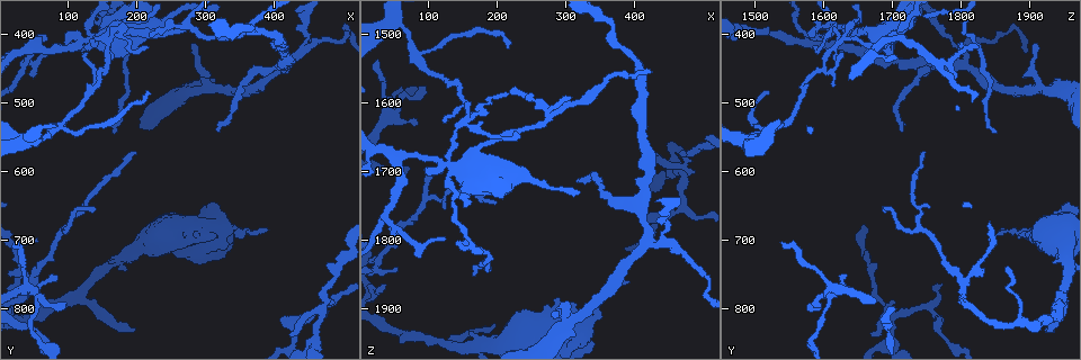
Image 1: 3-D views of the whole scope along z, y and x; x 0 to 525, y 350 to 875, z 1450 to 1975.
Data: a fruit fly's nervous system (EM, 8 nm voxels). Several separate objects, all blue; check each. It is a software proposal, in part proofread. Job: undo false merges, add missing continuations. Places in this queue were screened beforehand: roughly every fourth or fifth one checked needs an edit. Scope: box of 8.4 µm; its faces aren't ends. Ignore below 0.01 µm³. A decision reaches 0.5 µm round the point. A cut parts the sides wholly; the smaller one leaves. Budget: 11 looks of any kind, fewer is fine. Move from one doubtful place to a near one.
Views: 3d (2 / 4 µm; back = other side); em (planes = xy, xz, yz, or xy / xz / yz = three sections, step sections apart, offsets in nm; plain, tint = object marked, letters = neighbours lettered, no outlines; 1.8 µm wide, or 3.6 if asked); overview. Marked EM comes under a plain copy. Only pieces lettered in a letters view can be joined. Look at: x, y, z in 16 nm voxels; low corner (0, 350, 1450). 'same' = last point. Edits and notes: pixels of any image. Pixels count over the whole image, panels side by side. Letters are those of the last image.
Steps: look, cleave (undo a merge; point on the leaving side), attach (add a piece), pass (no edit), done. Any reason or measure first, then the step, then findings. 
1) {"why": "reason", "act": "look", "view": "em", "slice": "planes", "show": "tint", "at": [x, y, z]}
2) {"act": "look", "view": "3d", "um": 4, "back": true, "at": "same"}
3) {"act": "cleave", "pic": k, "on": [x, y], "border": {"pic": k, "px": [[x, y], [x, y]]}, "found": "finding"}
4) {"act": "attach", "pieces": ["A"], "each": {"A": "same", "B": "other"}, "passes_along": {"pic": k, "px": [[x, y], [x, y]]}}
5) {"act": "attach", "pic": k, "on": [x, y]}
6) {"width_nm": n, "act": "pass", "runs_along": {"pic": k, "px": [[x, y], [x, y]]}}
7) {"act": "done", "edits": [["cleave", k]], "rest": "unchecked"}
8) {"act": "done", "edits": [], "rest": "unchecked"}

{"why": "thick turns thin", "act": "look", "view": "em", "um": 3.6, "slice": "xz", "step": 8, "show": "tint", "at": [40, 775, 1620]}

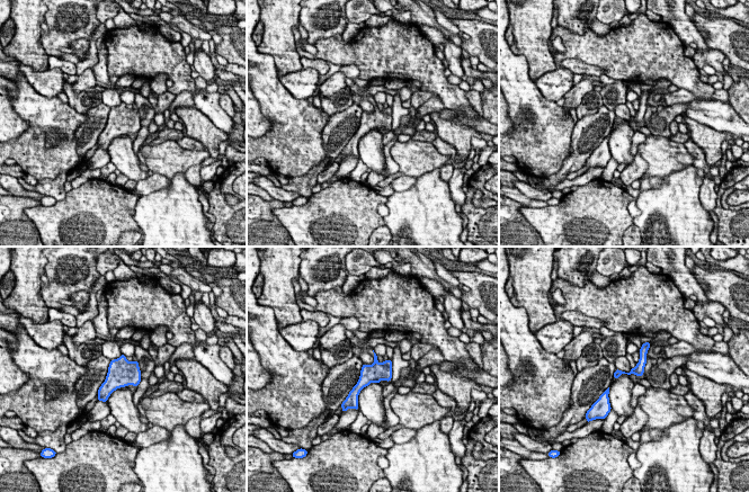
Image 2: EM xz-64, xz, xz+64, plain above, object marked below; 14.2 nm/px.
{"why": "another direction", "act": "look", "view": "em", "um": 3.6, "slice": "planes", "show": "letters", "at": "same"}

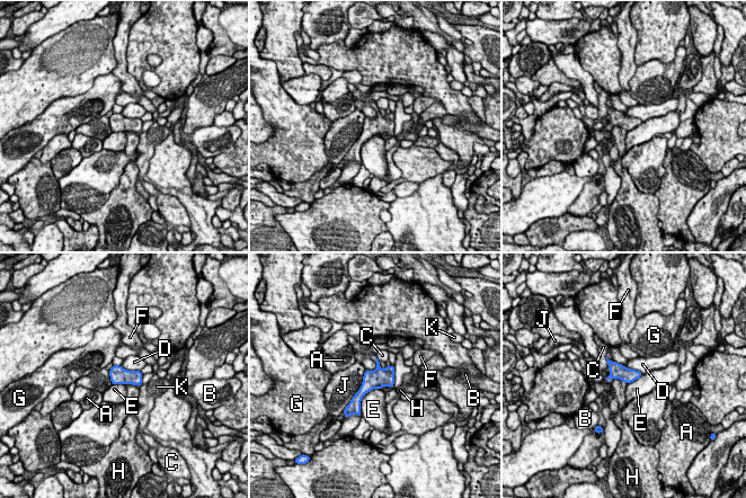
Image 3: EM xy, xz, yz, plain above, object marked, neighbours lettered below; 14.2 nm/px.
{"act": "pass", "each": {"A": "other", "B": "other", "C": "other", "D": "other", "E": "other", "F": "other", "G": "other", "H": "other", "J": "other", "K": "other"}, "border": {"pic": 3, "px": [[375, 362], [374, 370], [365, 370]]}, "found": "continuous, no second cell"}

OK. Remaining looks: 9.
{"why": "sharp bend", "act": "look", "view": "3d", "um": 4, "at": [65, 425, 1675]}

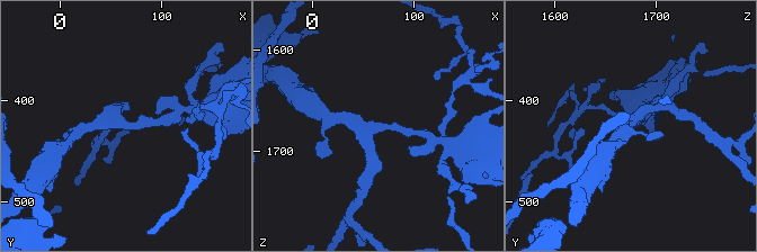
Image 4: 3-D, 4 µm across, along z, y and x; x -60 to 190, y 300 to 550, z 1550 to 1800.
{"arms": 3, "why": "now the EM", "act": "look", "view": "em", "slice": "xz", "step": 16, "show": "tint", "at": [60, 424, 1678]}

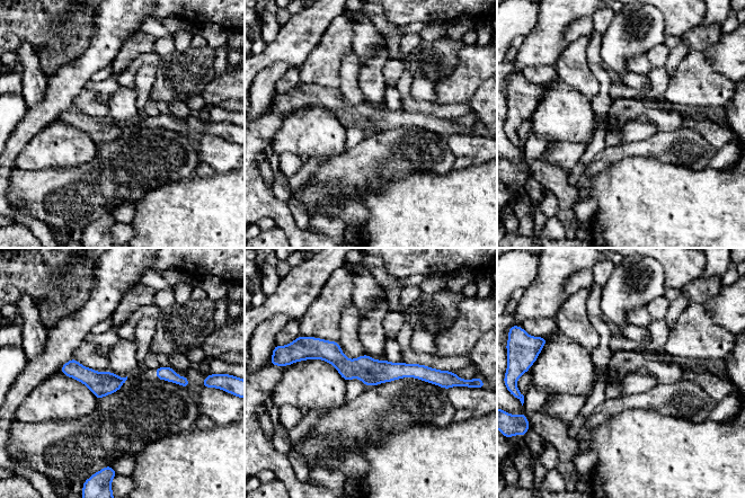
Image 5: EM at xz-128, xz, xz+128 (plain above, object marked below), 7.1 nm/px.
{"why": "what lies round it", "act": "look", "view": "em", "slice": "xz", "step": 16, "show": "letters", "at": "same"}

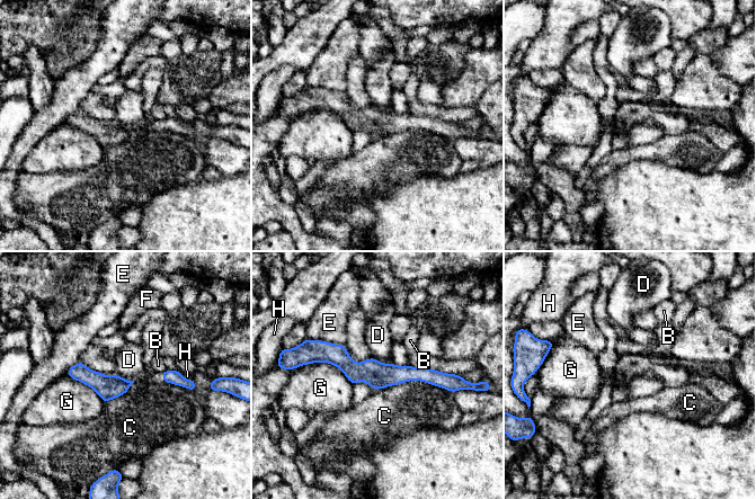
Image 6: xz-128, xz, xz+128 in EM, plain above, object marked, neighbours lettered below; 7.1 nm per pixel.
{"act": "pass", "each": {"B": "other", "C": "other", "D": "other", "E": "other", "F": "other", "G": "other", "H": "other"}, "found": "continuous, no second cell"}

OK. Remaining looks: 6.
{"why": "touches itself", "act": "look", "view": "em", "slice": "planes", "show": "letters", "at": [155, 410, 1620]}

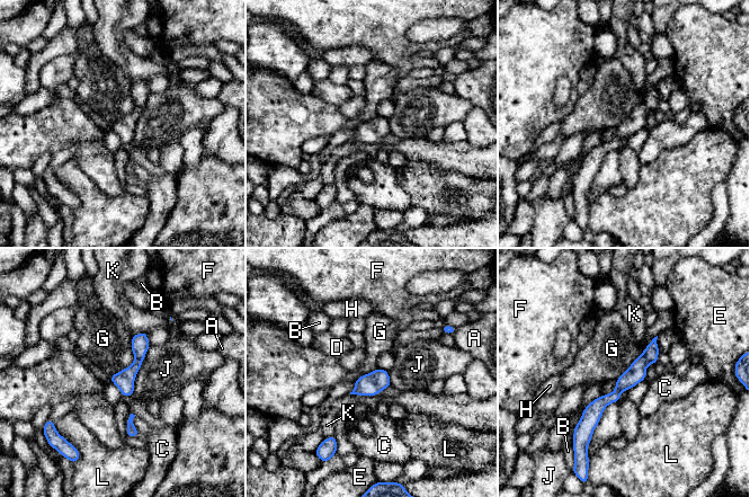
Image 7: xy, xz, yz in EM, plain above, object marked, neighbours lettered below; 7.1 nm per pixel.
{"width_nm": 140, "act": "pass", "each": {"A": "other", "B": "other", "C": "other", "D": "other", "E": "other", "F": "other", "G": "other", "H": "other", "J": "other", "K": "other", "L": "other"}, "border": {"pic": 7, "px": [[132, 337], [133, 362], [109, 376]]}, "found": "continuous, no second cell"}

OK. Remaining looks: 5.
{"why": "arms part here", "act": "look", "view": "em", "slice": "planes", "show": "letters", "at": [280, 390, 1615]}

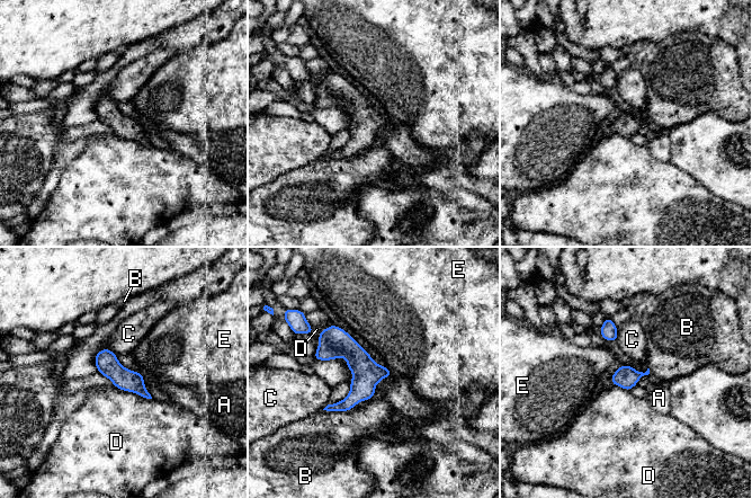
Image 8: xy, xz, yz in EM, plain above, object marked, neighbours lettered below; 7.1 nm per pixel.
{"width_nm": 160, "act": "pass", "each": {"A": "other", "B": "other", "C": "other", "D": "other", "E": "other"}, "runs_along": {"pic": 8, "px": [[321, 336], [365, 370], [372, 393]]}, "found": "all the same cell"}

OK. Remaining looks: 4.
{"why": "thin end", "act": "look", "view": "em", "slice": "planes", "show": "letters", "at": [320, 540, 1715]}

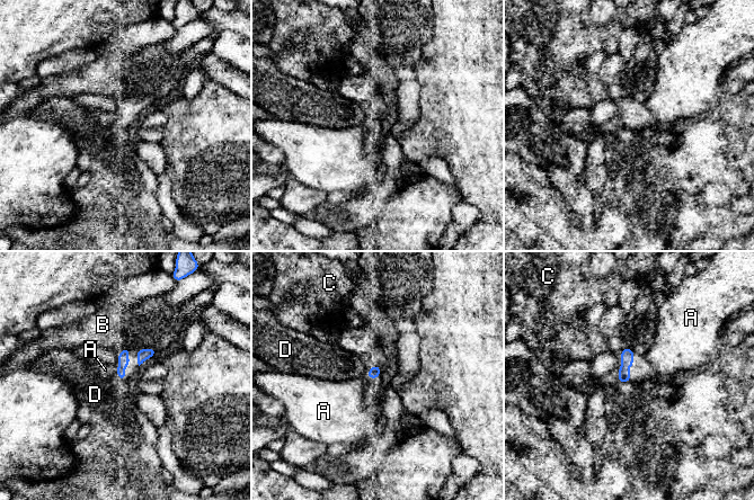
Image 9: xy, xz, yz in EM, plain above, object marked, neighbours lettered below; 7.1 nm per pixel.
{"width_nm": 80, "act": "pass", "each": {"A": "other", "B": "other", "C": "other", "D": "other"}, "border": {"pic": 9, "px": [[115, 368], [117, 374]]}, "found": "none of them fits"}

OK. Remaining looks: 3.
{"act": "done", "edits": [], "rest": "unchecked"}

